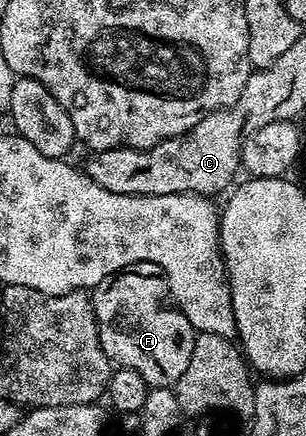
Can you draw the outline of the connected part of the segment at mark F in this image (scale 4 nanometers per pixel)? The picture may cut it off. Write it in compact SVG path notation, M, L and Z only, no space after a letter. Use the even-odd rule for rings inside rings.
M136 262L121 273L105 278L92 291L93 311L97 316L99 340L103 344L103 352L107 352L110 362L118 367L134 370L147 380L147 384L154 386L176 387L179 376L183 376L187 364L191 360L191 348L195 331L187 320L187 316L178 310L171 301L169 280L159 264L150 262Z

